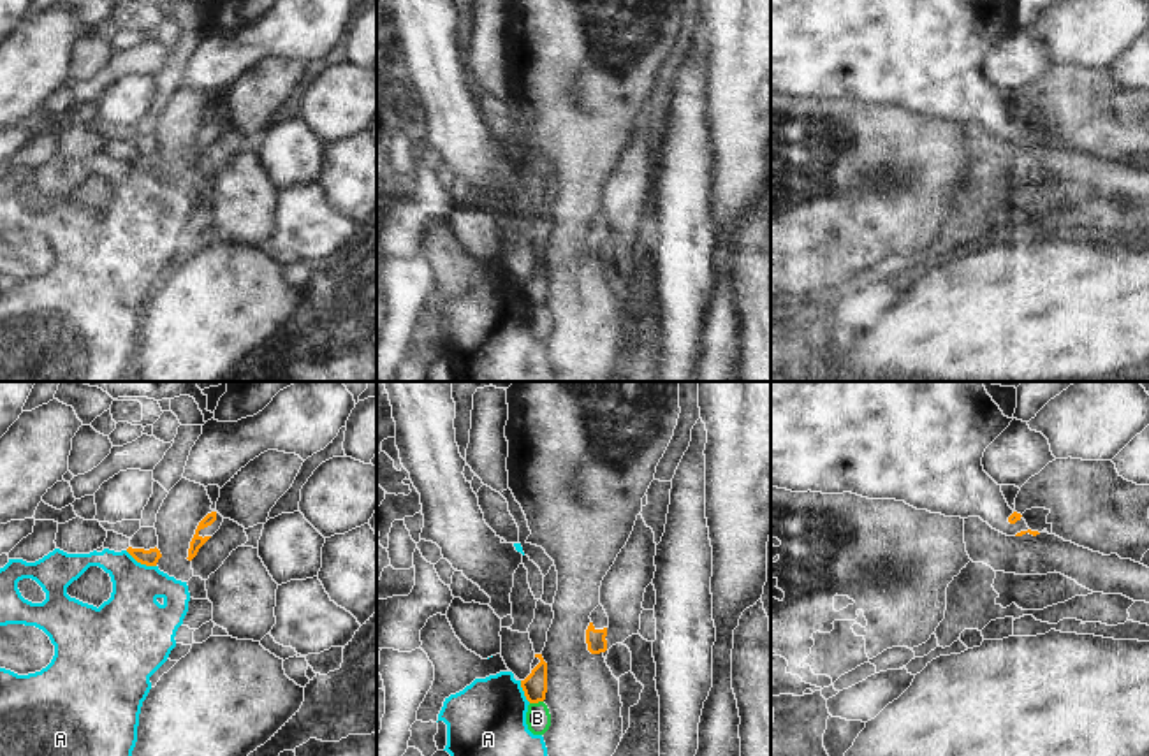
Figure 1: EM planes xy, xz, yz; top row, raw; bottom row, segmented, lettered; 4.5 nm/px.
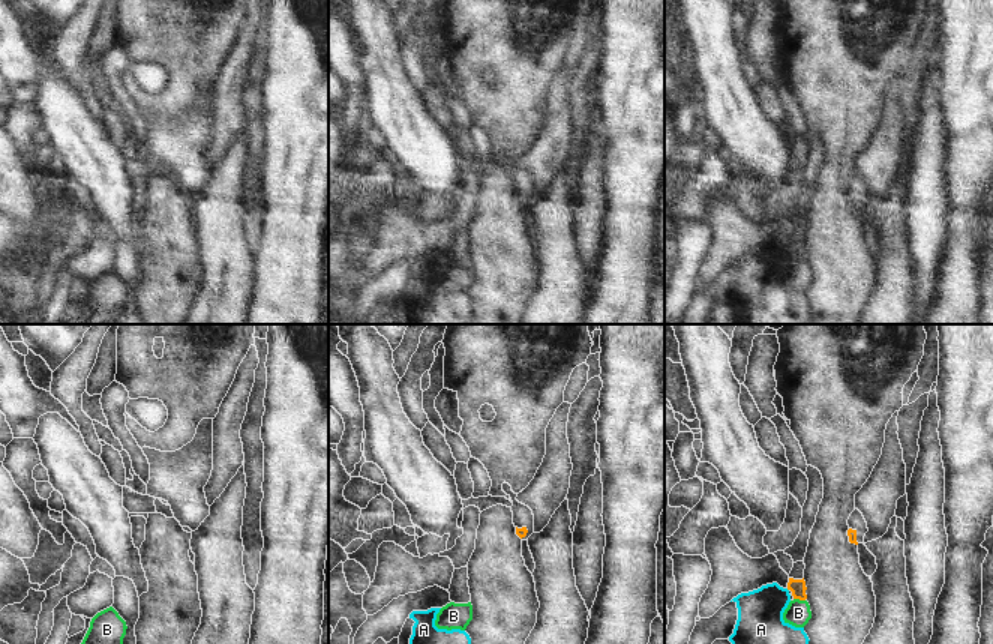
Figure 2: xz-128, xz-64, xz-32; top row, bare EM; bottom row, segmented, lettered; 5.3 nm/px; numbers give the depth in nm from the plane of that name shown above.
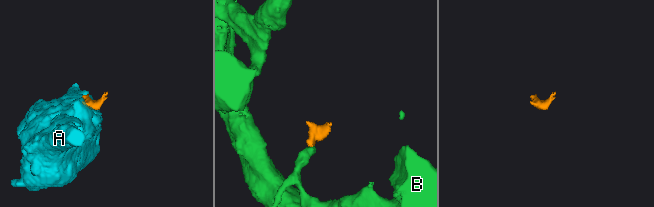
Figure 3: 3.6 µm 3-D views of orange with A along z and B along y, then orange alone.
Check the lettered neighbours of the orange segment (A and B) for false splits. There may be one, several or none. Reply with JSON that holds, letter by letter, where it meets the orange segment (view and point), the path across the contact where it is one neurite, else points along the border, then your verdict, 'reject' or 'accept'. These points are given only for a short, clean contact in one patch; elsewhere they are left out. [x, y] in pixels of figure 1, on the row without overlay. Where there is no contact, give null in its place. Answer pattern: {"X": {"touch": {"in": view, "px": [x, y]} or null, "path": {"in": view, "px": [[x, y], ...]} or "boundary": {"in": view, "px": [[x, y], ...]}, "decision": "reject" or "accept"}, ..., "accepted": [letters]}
{"A": {"touch": {"in": "xy", "px": [141, 169]}, "boundary": {"in": "xy", "px": [[125, 157], [138, 167], [155, 173]]}, "decision": "reject"}, "B": {"touch": {"in": "xz", "px": [535, 308]}, "boundary": {"in": "xz", "px": [[542, 306], [530, 310]]}, "decision": "reject"}, "accepted": []}

